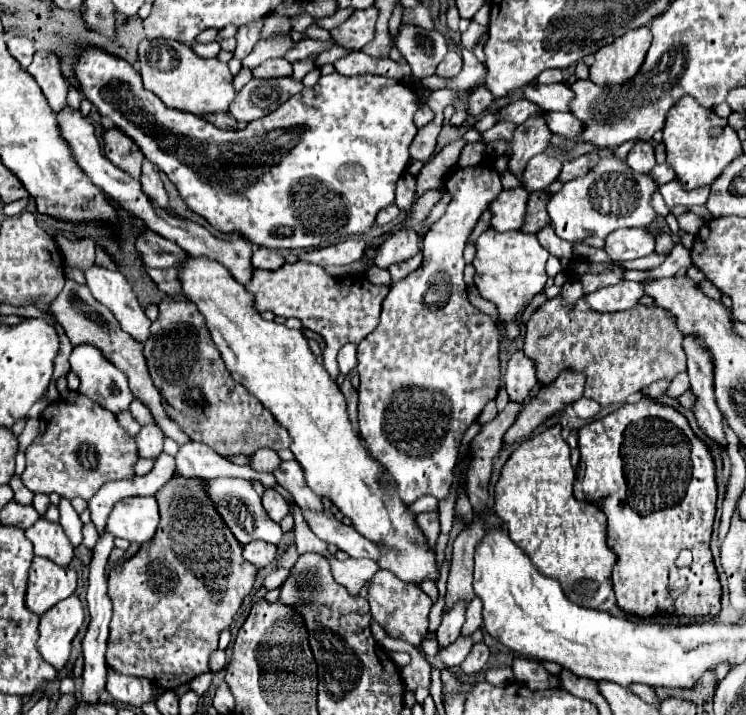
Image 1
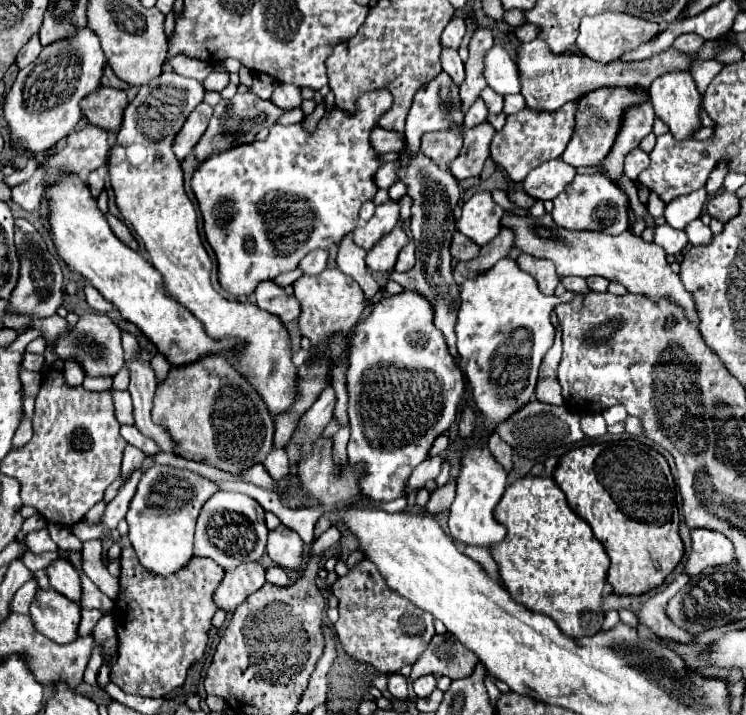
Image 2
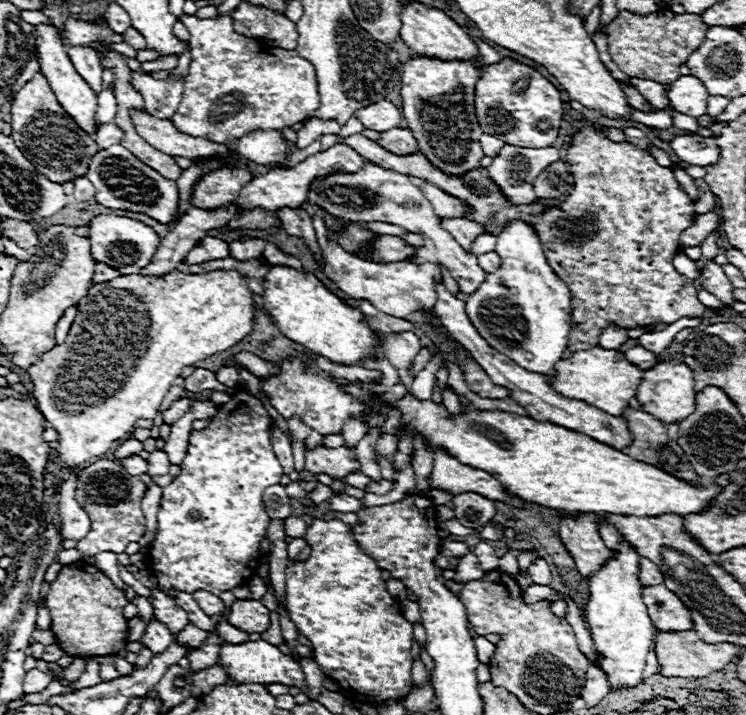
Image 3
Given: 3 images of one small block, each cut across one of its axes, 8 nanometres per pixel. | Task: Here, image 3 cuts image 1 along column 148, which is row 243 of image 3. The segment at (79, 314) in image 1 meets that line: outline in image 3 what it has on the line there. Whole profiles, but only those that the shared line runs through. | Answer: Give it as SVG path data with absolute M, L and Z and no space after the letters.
M380 236L374 244L374 260L384 260L384 262L398 262L414 256L418 252L416 246L410 246L406 240L398 236Z

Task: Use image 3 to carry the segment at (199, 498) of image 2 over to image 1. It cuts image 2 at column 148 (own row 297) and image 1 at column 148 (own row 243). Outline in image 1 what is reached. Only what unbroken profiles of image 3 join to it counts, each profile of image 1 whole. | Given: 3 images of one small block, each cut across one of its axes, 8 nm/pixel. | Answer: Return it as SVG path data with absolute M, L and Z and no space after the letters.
M124 498L114 504L106 532L114 538L126 538L130 542L148 542L158 526L158 504L156 498Z

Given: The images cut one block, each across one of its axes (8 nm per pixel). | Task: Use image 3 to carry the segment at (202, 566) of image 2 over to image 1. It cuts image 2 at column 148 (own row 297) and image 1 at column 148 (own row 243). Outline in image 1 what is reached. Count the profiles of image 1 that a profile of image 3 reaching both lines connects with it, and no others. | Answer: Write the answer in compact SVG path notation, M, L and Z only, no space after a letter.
M172 476L156 494L160 524L154 538L136 556L112 568L108 576L108 596L112 600L112 622L106 650L110 670L124 676L150 678L162 690L174 690L208 672L208 658L218 648L218 636L232 624L242 600L250 594L258 568L242 556L242 544L234 538L208 496L202 478Z

